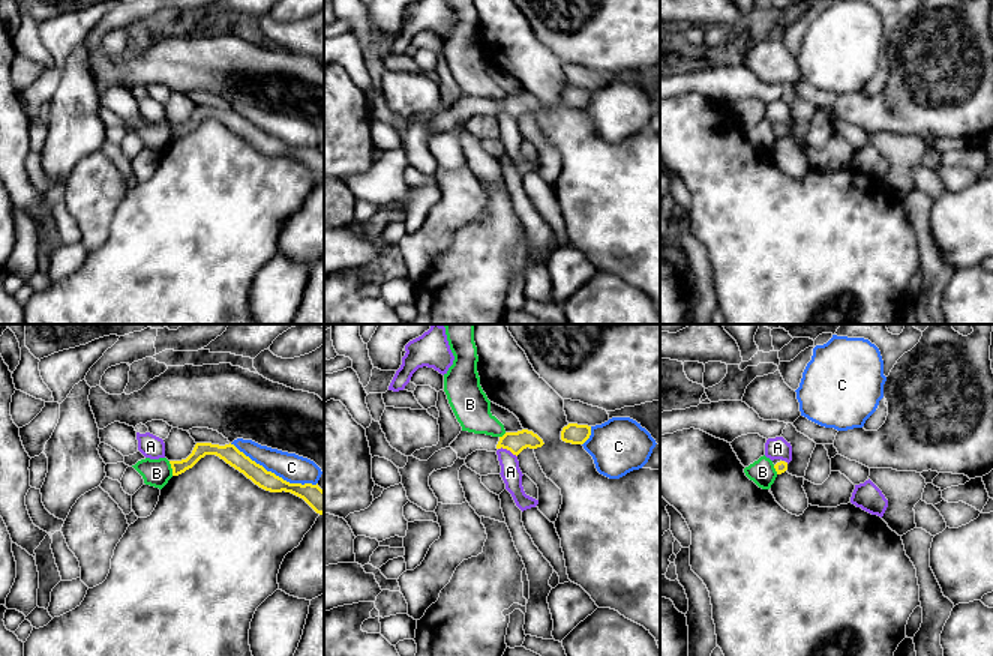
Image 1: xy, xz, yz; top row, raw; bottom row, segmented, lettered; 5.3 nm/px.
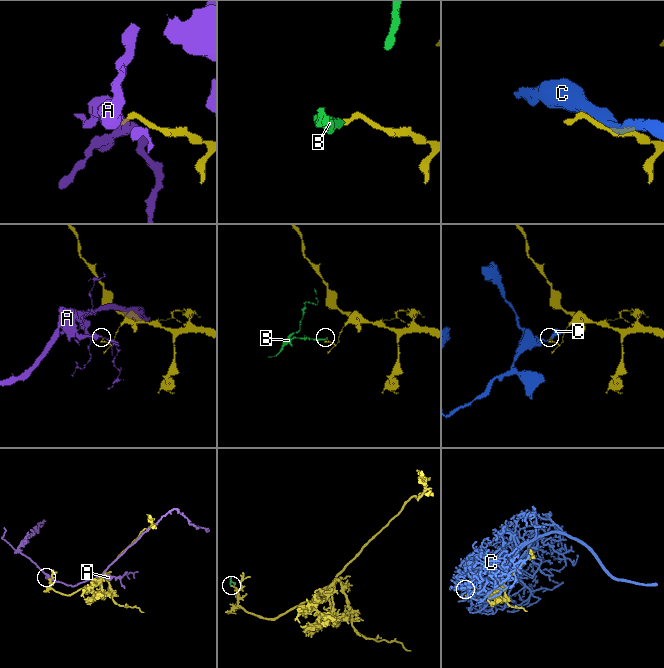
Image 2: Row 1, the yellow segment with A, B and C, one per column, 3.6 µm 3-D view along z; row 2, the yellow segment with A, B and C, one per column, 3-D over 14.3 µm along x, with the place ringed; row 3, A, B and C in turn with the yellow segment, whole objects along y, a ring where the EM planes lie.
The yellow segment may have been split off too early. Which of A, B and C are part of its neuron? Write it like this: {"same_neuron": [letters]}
{"same_neuron": []}

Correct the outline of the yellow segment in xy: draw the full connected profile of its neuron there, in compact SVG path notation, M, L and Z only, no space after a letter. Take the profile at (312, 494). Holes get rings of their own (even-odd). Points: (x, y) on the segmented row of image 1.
M196 443L192 453L182 461L170 461L172 468L172 476L178 476L186 470L192 468L206 455L216 455L226 464L243 473L260 488L270 492L291 492L303 498L316 513L324 513L324 491L312 483L290 483L272 471L267 471L262 465L252 461L243 452L240 452L234 444L212 444L212 443Z

